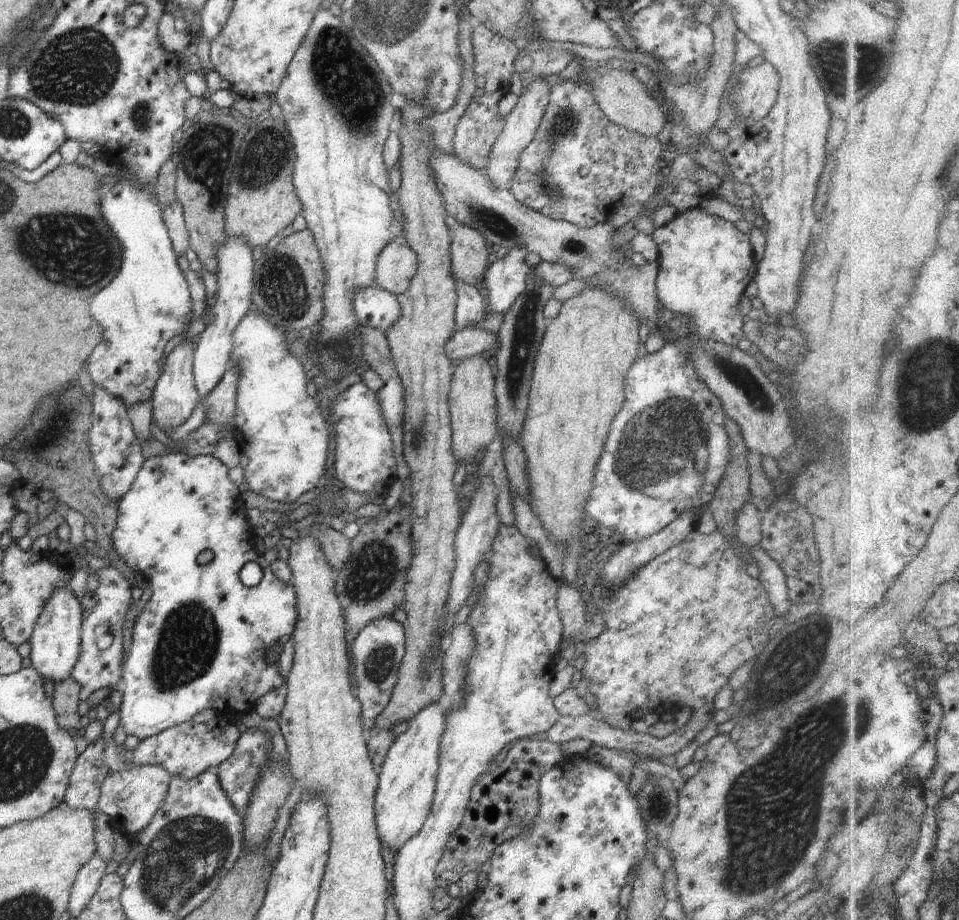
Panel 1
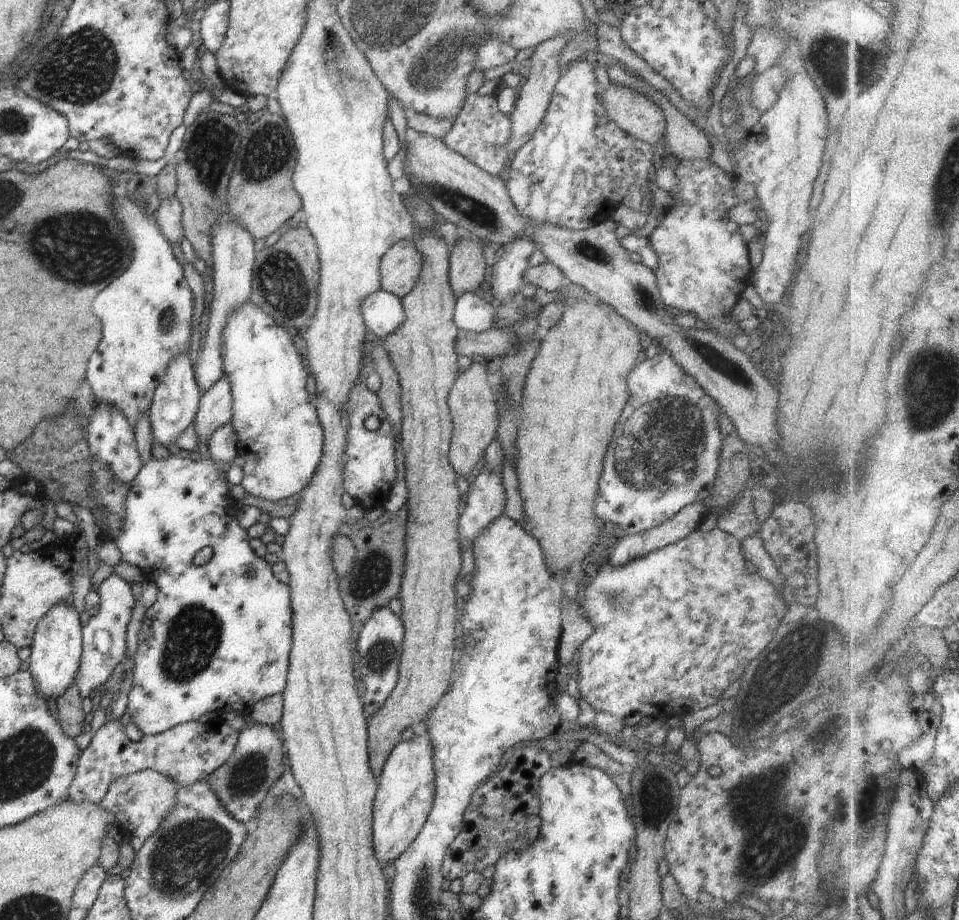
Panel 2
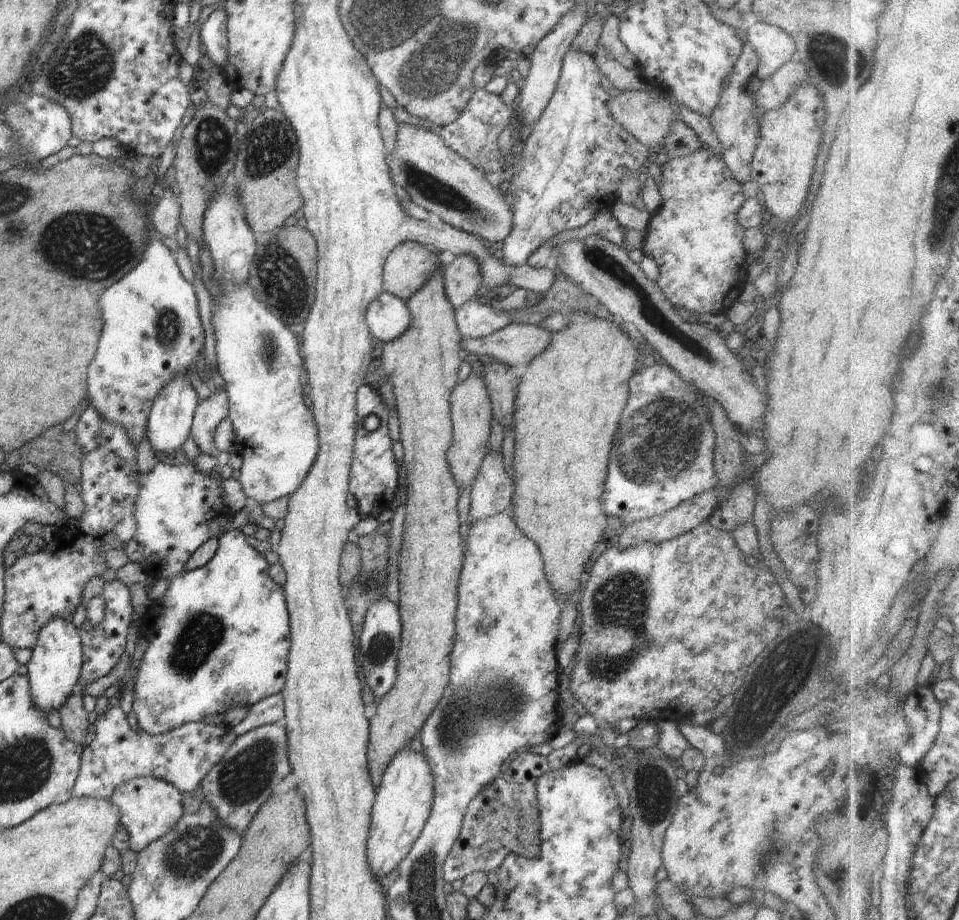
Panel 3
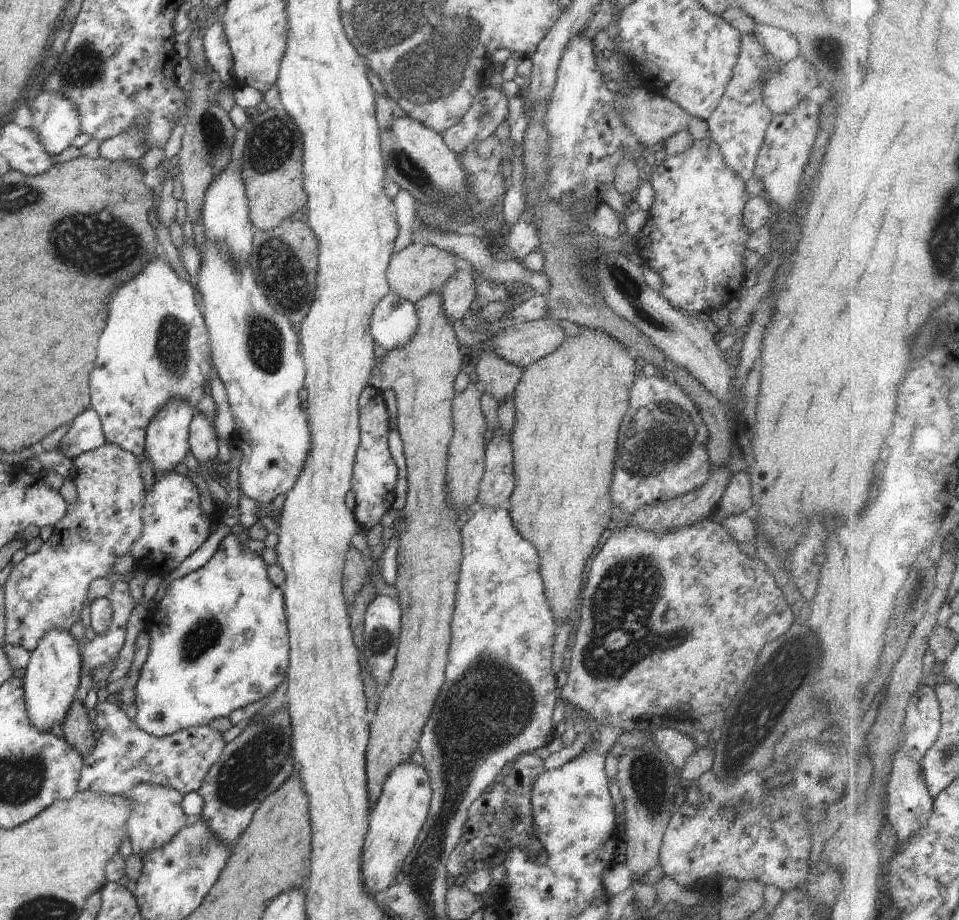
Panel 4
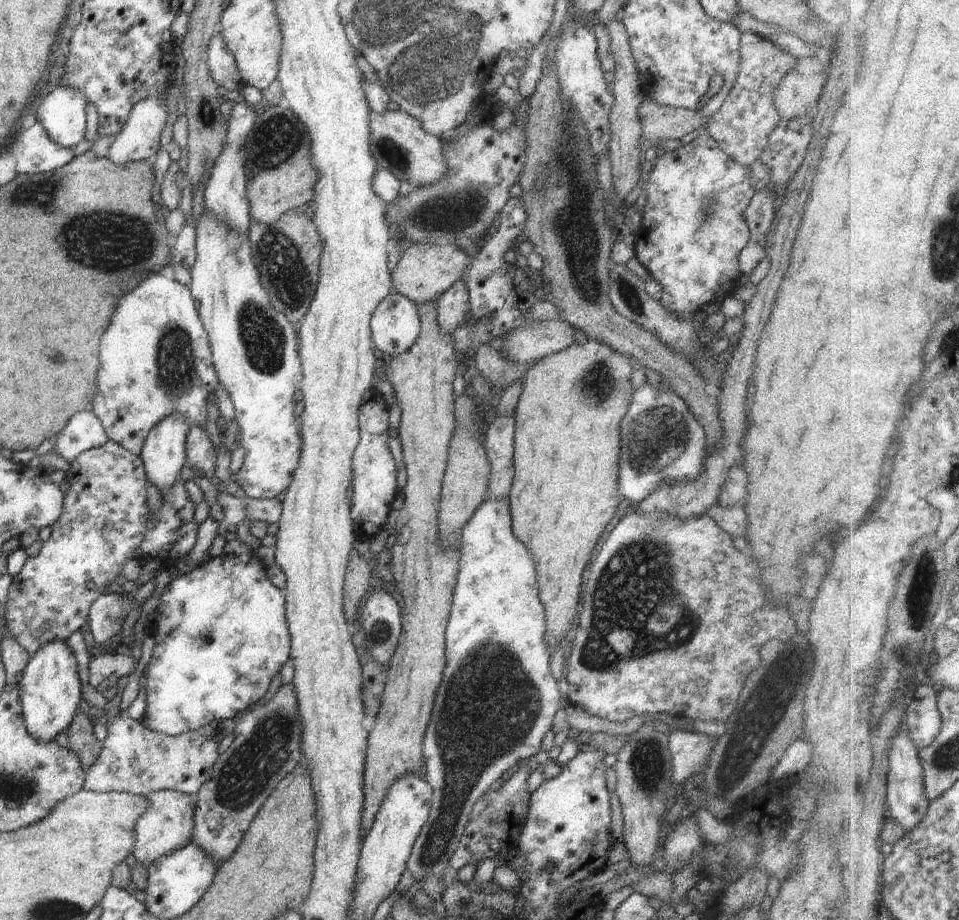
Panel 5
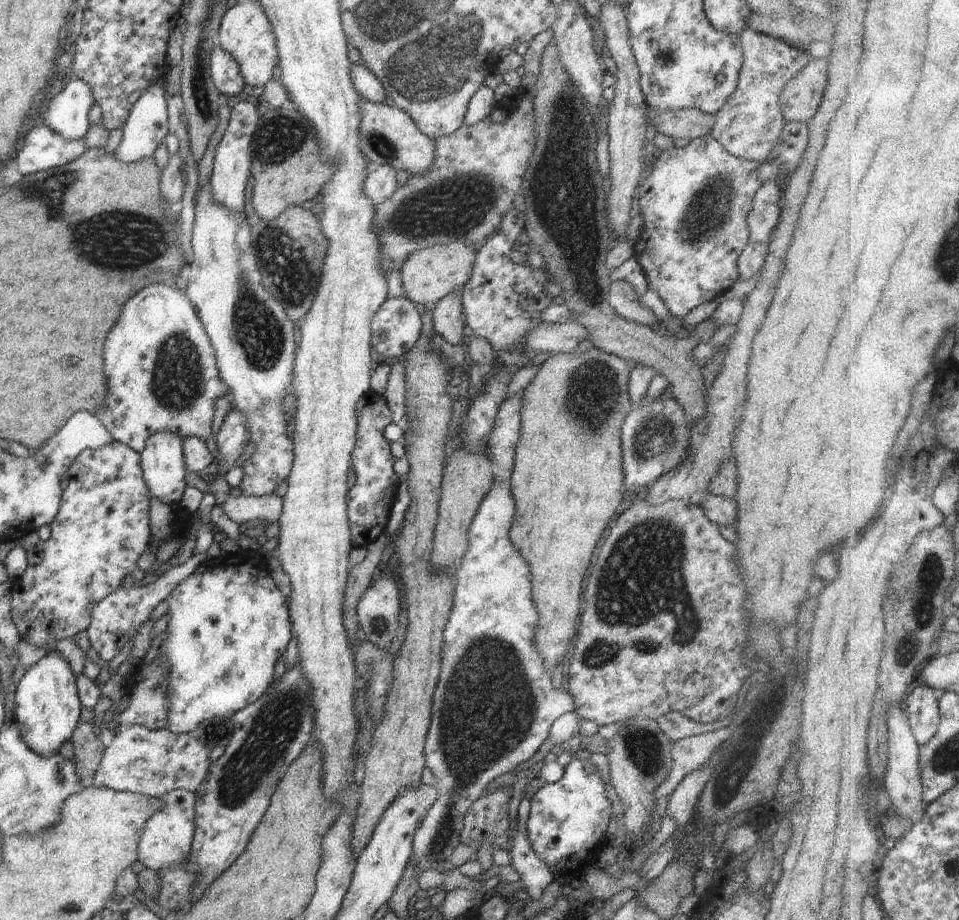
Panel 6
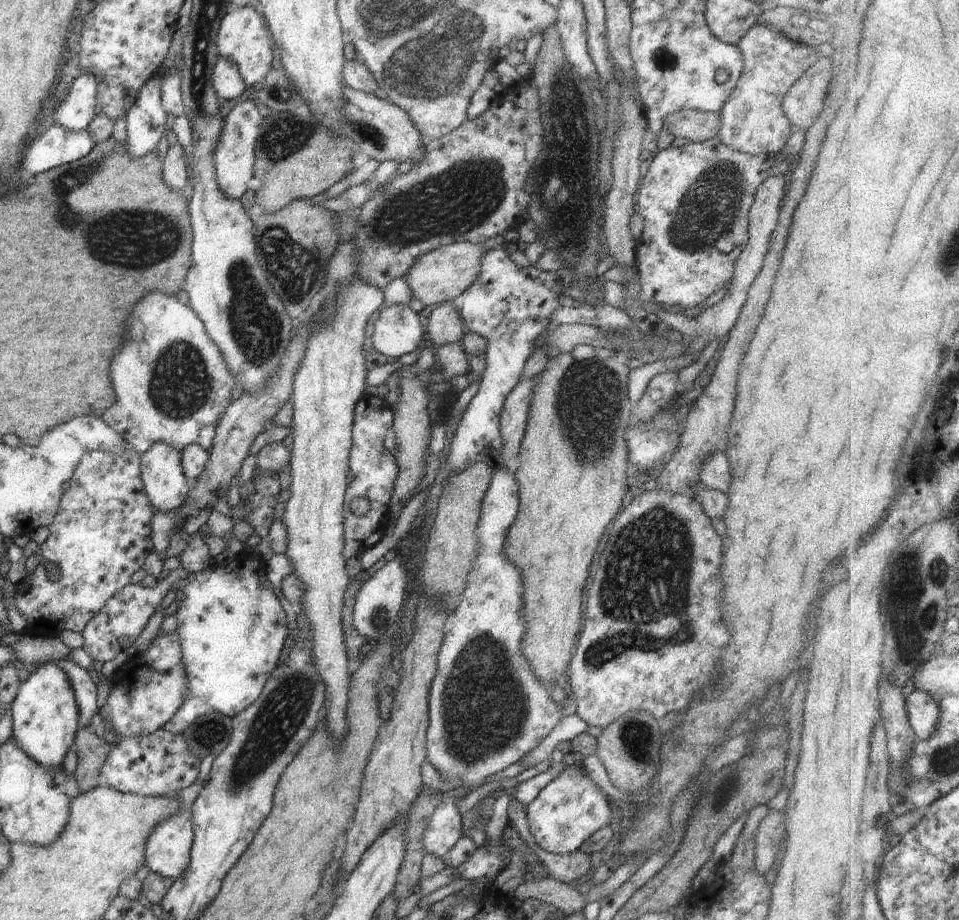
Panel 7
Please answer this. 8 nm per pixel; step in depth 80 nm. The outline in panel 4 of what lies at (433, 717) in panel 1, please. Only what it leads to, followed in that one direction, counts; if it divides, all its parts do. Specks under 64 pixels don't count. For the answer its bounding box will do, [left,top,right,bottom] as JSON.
[361,761,431,901]

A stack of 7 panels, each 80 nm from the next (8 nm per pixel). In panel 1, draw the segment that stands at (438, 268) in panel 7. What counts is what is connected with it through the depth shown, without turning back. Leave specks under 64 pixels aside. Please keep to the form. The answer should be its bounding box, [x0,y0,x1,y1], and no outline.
[375,236,417,296]

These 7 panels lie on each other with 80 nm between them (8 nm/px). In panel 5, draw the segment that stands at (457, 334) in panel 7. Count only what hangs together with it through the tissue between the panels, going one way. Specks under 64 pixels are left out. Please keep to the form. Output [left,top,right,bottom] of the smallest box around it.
[435,280,469,336]

